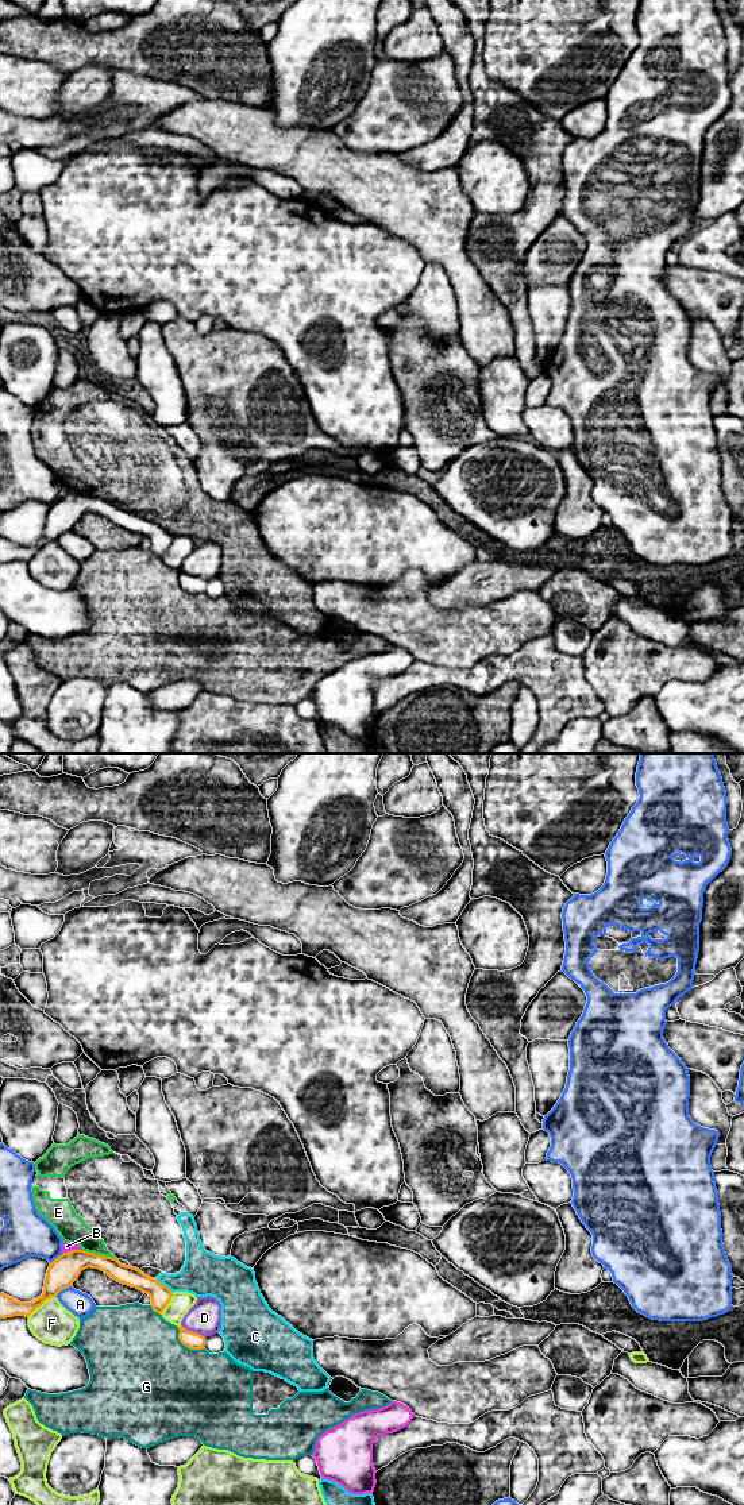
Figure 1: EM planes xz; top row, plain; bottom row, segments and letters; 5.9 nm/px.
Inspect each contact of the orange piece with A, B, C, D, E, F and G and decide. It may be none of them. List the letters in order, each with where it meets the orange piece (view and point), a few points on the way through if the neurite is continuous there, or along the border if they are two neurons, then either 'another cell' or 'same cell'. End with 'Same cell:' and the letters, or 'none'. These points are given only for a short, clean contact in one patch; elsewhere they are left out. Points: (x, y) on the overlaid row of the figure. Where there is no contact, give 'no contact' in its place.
A: xz (62, 1289) | another cell
B: xz (72, 1250) | another cell
C: xz (164, 1285) | along xz (157, 1278), (172, 1292) | another cell
D: xz (192, 1331) | along xz (181, 1324), (204, 1338) | another cell
E: xz (100, 1255) | another cell
F: xz (41, 1304) | another cell
G: xz (185, 1345) | another cell
Same cell: none

